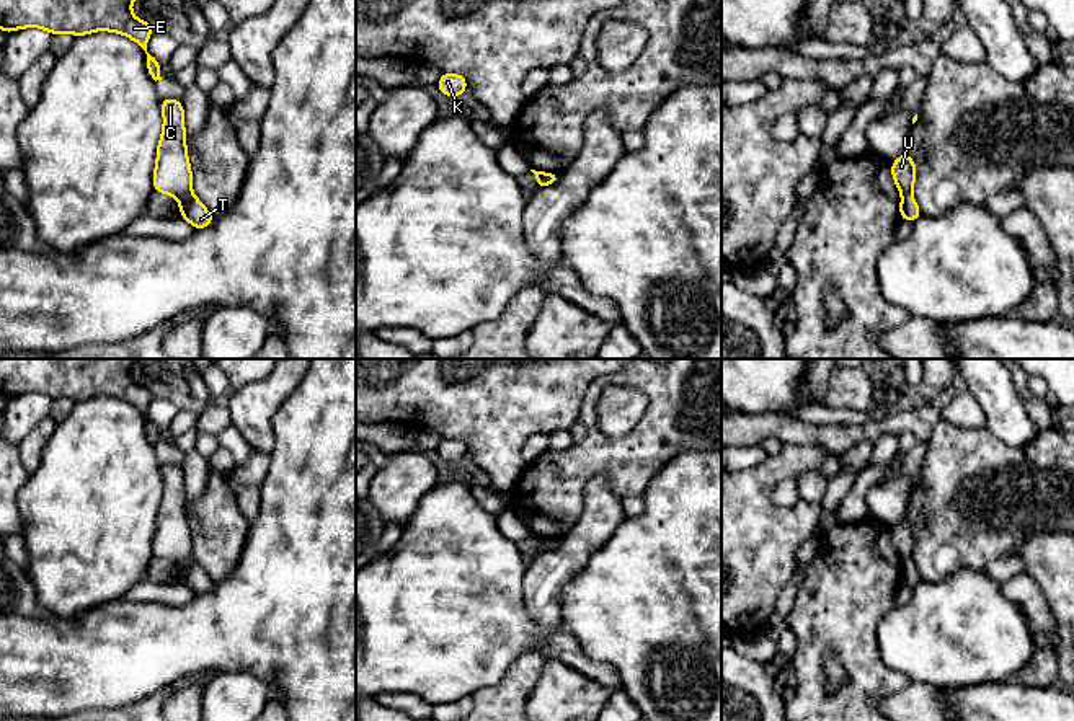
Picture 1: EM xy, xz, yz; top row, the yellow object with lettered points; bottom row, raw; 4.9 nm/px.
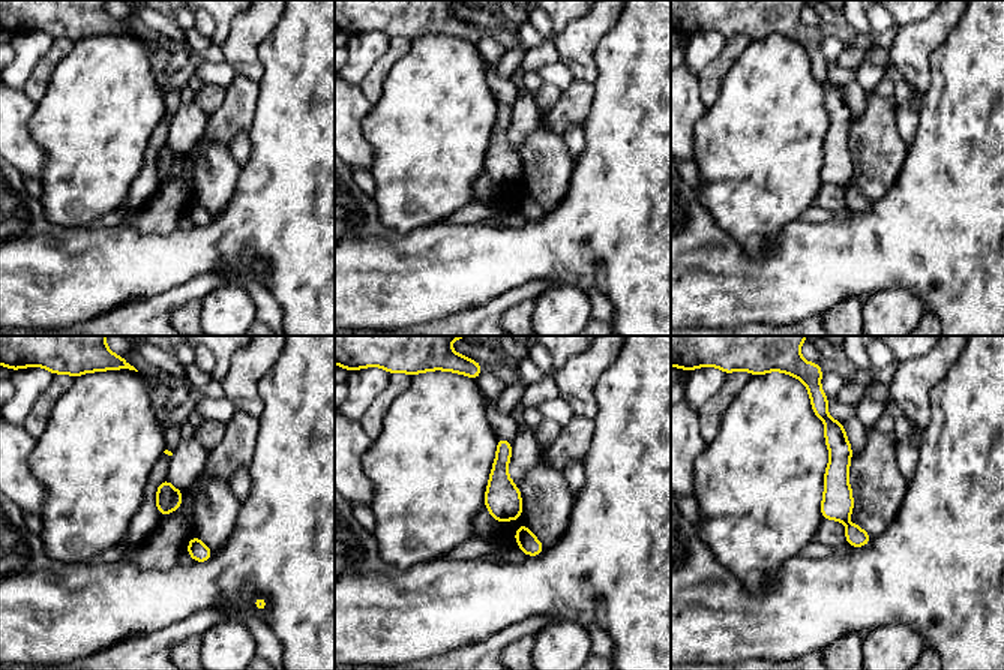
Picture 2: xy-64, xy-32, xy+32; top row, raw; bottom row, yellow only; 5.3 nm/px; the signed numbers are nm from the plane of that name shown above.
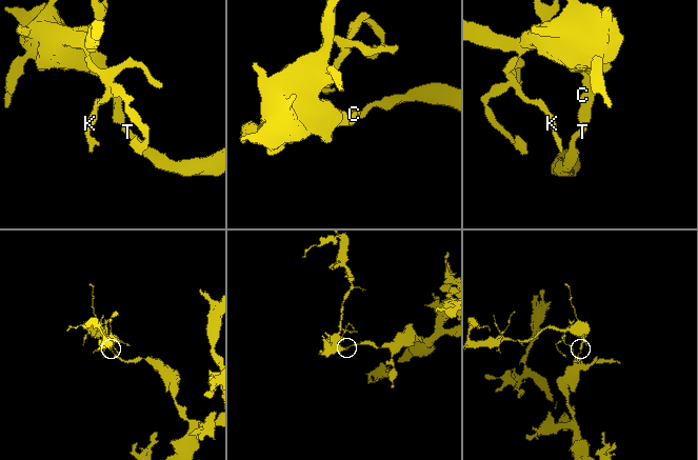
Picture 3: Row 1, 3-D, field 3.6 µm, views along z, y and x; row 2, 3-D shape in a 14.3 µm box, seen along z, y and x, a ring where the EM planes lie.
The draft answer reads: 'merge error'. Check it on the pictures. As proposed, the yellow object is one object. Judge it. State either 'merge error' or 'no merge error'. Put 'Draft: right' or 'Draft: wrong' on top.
Draft: right
merge error

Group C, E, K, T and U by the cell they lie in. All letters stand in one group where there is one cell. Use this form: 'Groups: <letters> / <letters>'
Groups: C E K U / T

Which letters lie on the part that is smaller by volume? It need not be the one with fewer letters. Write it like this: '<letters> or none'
C, E, K, U

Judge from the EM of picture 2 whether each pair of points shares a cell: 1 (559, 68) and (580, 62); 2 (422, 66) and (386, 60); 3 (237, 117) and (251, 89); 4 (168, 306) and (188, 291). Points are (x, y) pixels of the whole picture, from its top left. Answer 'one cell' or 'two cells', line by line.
1: two cells
2: two cells
3: one cell
4: one cell

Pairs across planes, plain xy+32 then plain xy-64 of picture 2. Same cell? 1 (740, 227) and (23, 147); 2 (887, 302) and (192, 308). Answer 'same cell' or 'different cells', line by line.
1: different cells
2: different cells

